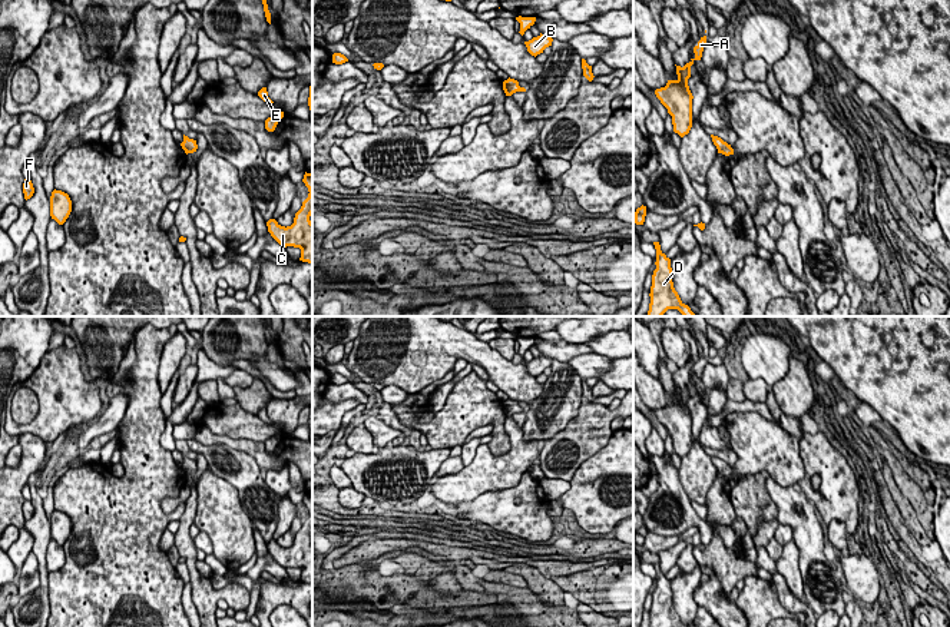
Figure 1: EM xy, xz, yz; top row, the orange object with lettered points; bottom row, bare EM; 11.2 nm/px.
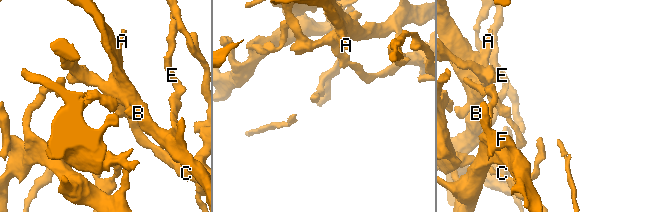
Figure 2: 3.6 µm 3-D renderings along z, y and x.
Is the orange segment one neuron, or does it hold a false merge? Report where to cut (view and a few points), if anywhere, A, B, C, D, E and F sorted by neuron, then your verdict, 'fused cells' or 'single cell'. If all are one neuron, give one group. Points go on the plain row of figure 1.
xz (517, 404), (512, 405), (507, 401), (505, 412) | A B D E F / C | fused cells

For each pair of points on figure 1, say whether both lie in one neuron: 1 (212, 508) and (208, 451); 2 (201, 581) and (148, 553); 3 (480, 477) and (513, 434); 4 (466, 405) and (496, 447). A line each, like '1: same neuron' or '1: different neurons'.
1: different neurons
2: different neurons
3: same neuron
4: same neuron

